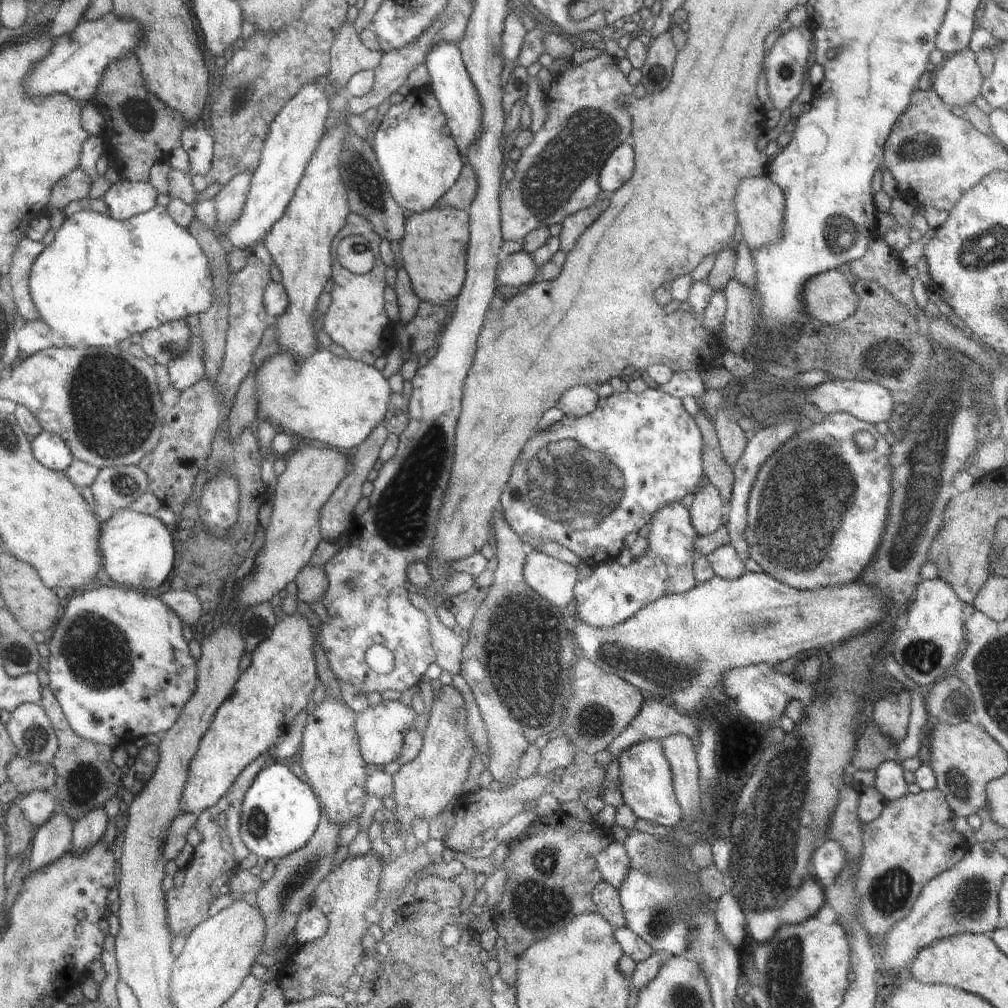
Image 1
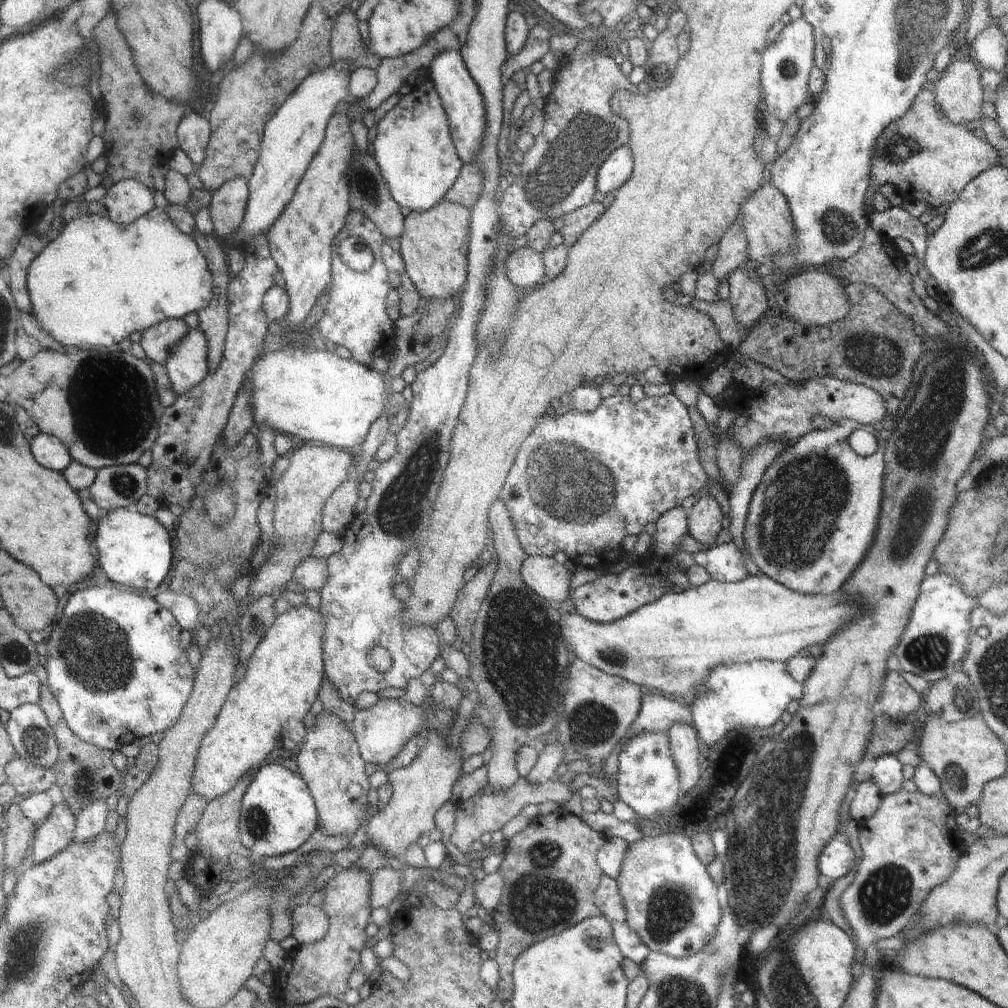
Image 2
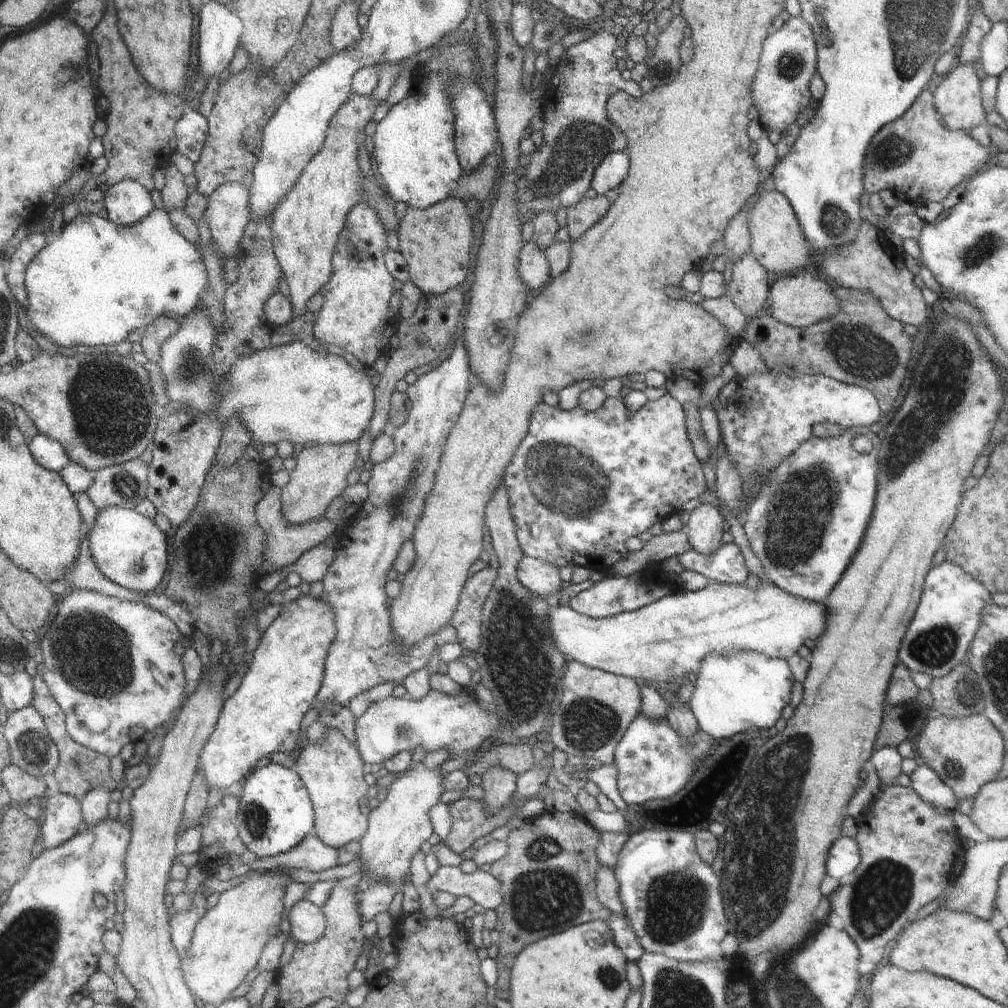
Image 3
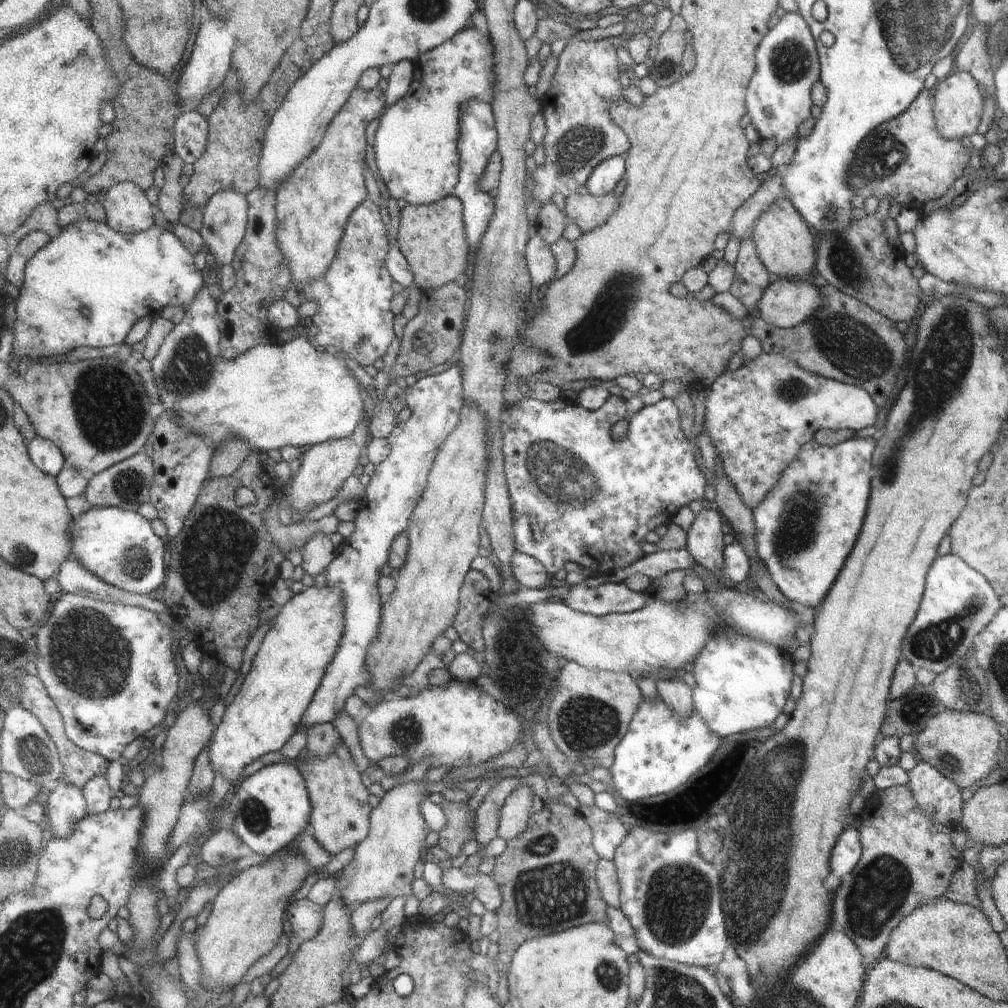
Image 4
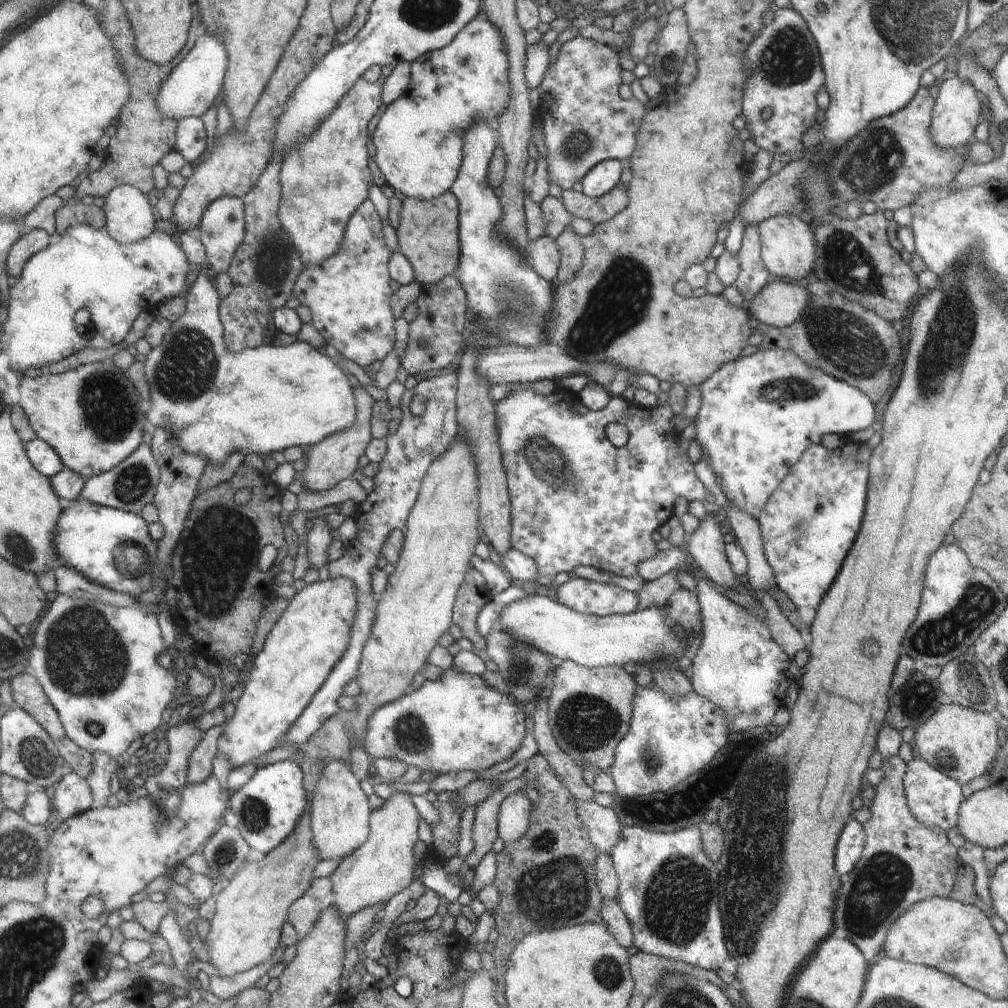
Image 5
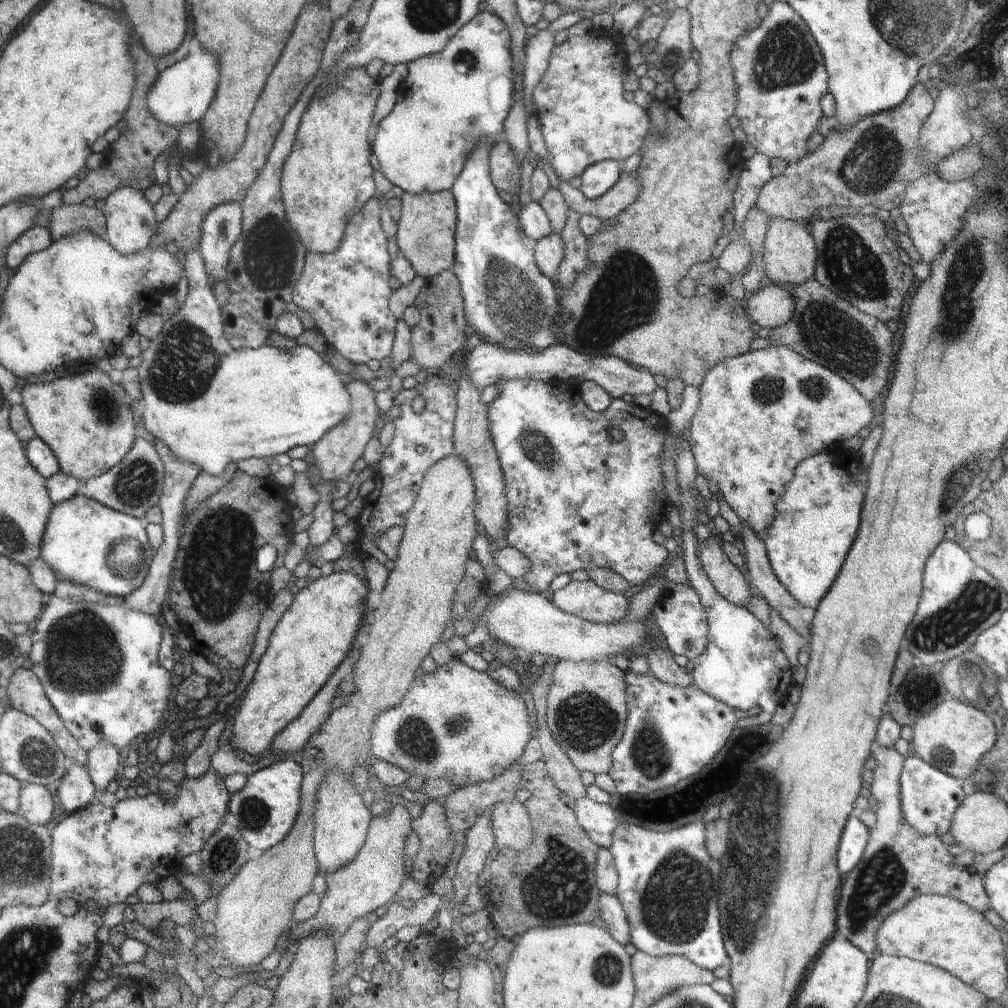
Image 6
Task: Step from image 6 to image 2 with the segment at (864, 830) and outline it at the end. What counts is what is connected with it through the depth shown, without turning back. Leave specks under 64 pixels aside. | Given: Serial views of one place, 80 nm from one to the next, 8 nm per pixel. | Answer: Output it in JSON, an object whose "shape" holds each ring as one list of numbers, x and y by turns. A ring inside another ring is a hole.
{"shape":[[836,839,824,848,819,870,828,878,842,878,856,866,856,855,844,839]]}

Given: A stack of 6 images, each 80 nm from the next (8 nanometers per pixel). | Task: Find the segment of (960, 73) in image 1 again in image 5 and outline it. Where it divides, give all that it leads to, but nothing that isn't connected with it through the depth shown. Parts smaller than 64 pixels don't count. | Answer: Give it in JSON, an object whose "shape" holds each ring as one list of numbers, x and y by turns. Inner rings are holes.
{"shape":[[956,76,945,80,938,90,935,99,934,116,931,122,931,136,940,147,962,148,974,134,980,116,980,102,976,98,976,90,968,80,960,80]]}

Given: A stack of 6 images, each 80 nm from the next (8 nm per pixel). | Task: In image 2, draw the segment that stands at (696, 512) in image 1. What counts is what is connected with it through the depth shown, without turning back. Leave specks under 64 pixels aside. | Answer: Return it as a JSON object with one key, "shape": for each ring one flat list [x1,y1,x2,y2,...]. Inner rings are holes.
{"shape":[[709,495,698,499,691,507,688,515,688,532,706,549,716,544,716,536,722,531,722,512,716,504,714,496]]}

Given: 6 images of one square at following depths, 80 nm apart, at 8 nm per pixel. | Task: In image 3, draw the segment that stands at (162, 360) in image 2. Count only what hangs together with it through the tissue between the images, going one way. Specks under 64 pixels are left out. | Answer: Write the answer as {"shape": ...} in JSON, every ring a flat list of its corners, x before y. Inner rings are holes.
{"shape":[[160,316,156,322,147,326,141,341,141,347,144,355,149,361,159,362,161,352,165,343,180,332,184,322,180,324,180,320,168,318,168,316]]}

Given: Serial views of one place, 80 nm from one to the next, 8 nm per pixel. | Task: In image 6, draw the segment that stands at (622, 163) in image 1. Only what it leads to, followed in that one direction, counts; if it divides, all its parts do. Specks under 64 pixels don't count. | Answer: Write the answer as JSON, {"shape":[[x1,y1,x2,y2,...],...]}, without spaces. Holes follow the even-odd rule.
{"shape":[[604,160,592,165,580,175,581,192,588,199,603,197,622,177,621,166,621,162,614,160]]}

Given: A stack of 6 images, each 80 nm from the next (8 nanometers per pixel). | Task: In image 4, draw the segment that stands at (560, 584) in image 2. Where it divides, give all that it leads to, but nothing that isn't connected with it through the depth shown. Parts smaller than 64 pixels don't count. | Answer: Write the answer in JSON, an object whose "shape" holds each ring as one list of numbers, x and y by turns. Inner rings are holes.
{"shape":[[516,553,512,558,512,574,524,589,549,589,556,582,548,576,548,570,542,562,530,555]]}

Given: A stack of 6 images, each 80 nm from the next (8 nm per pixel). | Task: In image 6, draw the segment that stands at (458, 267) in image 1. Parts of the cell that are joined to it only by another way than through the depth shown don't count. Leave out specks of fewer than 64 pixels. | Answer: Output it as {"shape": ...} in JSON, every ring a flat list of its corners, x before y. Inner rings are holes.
{"shape":[[451,191,404,193,402,217,397,223,396,238,401,254,410,262,417,276,426,282,455,264,456,236,458,229,458,204]]}

